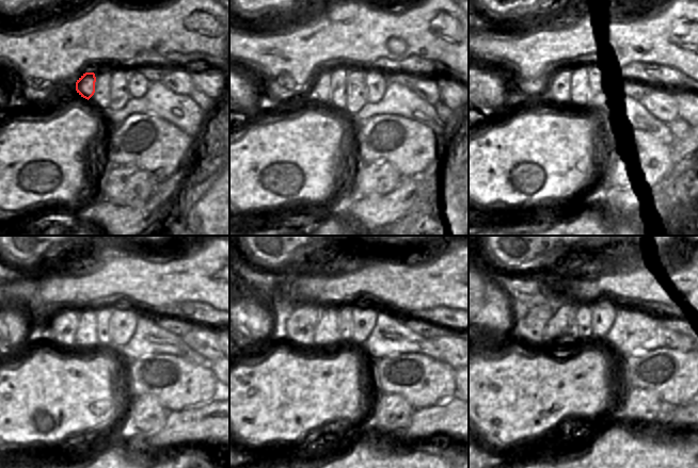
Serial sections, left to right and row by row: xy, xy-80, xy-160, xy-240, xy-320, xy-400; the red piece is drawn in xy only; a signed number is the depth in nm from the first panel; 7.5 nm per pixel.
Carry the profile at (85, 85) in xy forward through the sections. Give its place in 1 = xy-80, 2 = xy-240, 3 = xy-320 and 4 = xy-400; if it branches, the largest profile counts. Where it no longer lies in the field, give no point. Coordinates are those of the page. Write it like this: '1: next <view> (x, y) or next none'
1: next xy-80 (319, 92)
2: next xy-240 (64, 329)
3: next xy-320 (300, 326)
4: next xy-400 (529, 328)

